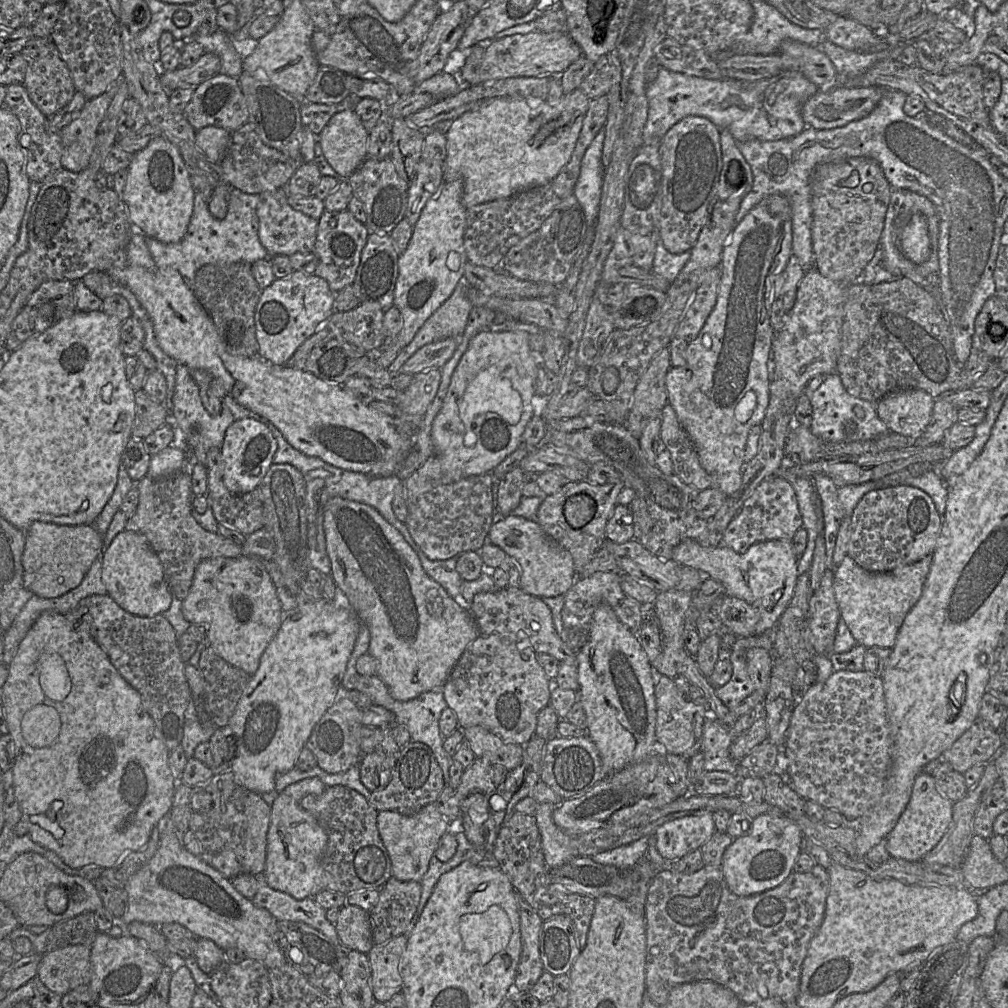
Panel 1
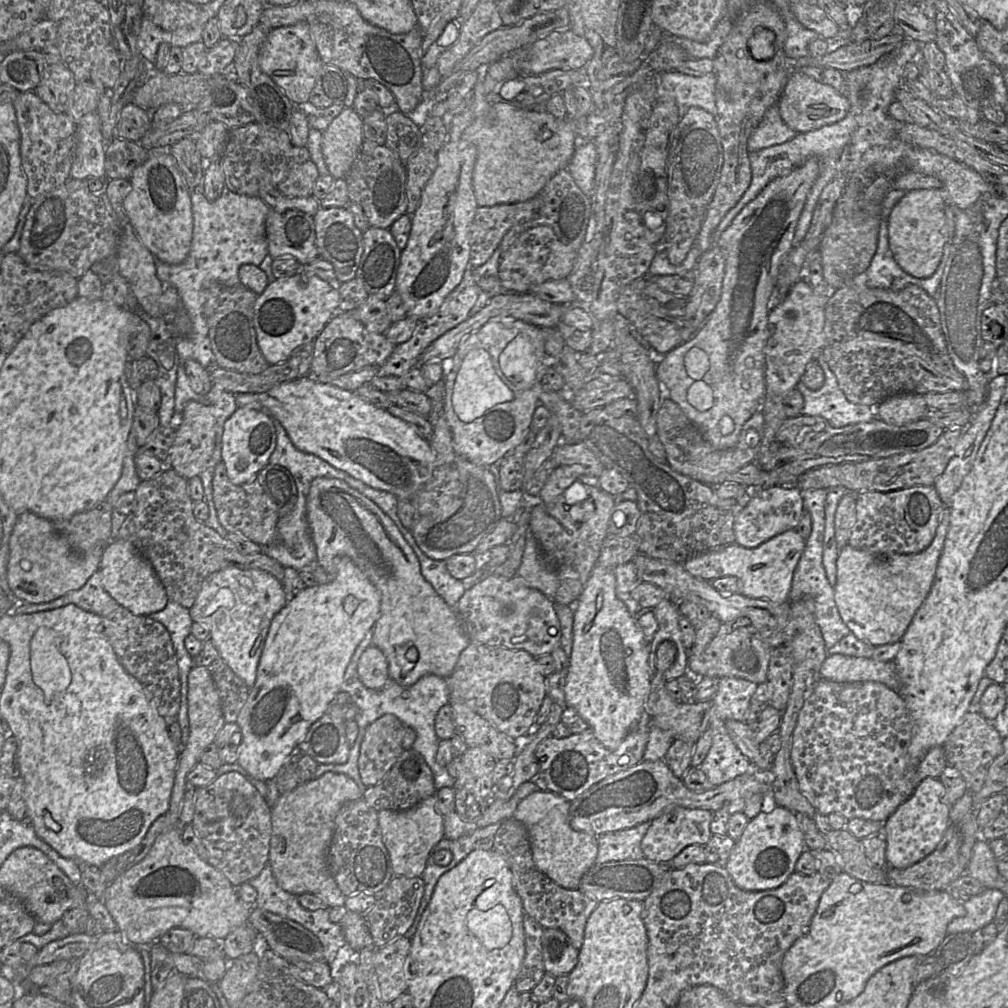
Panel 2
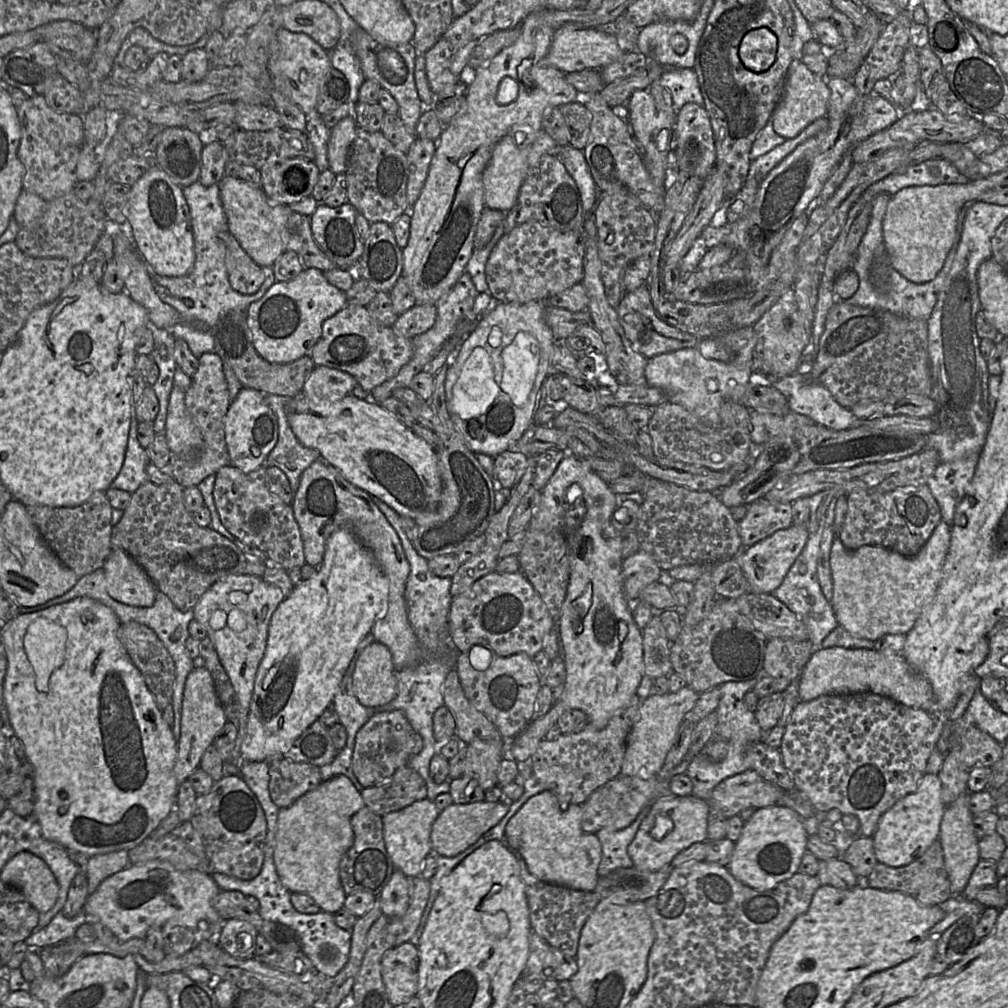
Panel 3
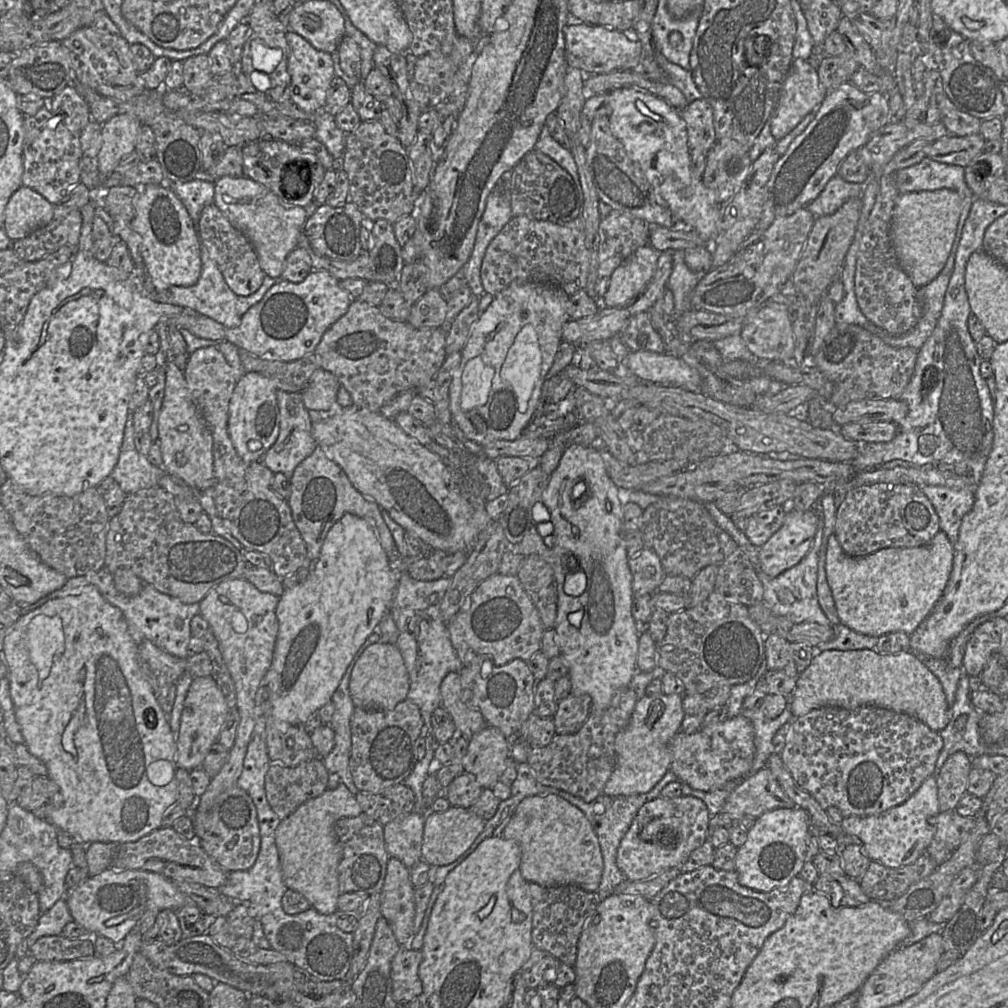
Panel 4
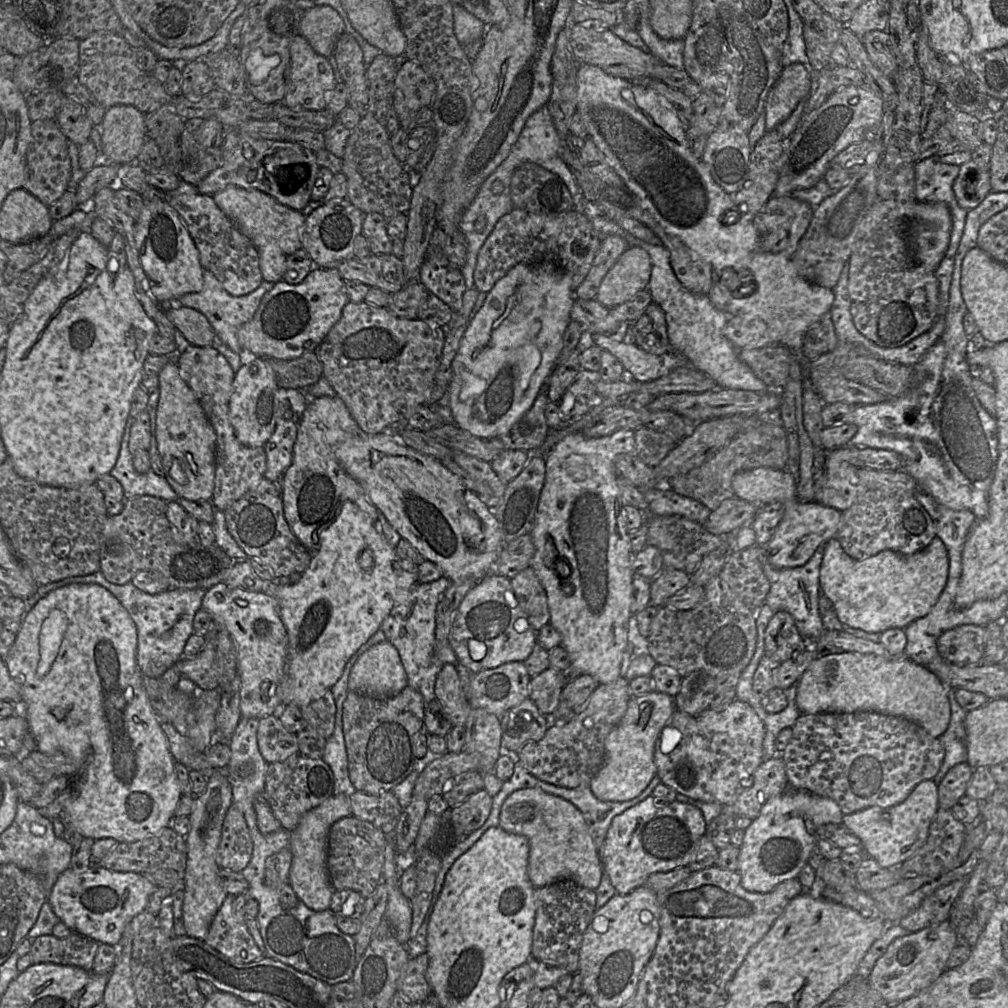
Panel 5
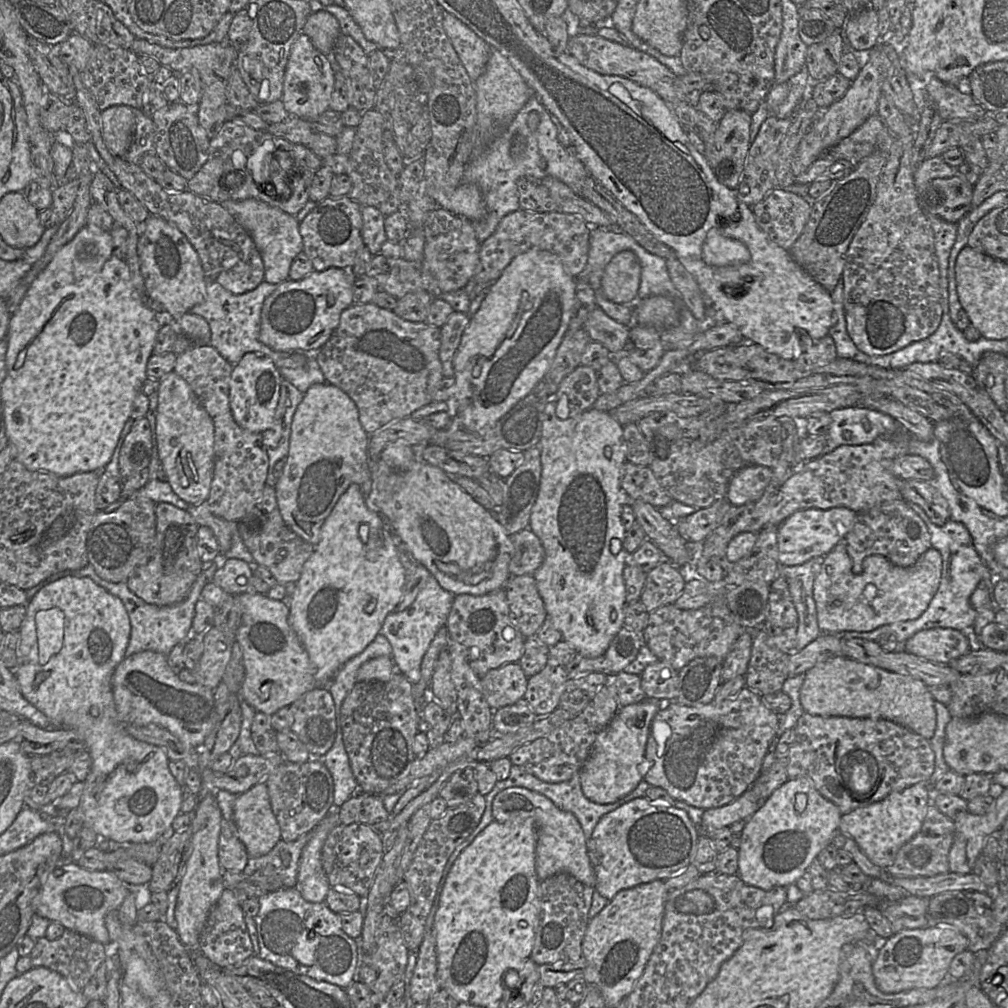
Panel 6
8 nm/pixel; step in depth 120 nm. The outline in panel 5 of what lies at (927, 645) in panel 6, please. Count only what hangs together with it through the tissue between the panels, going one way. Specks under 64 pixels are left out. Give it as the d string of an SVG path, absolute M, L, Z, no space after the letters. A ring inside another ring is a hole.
M961 625L943 632L937 650L947 662L957 666L977 665L983 661L985 629L979 625Z

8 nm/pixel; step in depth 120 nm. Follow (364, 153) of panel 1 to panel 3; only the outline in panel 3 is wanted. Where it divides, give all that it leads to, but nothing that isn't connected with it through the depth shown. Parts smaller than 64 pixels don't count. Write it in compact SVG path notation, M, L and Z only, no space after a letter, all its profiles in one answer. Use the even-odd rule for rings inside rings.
M354 116L340 120L332 129L328 142L329 169L335 174L345 174L350 147L356 137L358 125Z

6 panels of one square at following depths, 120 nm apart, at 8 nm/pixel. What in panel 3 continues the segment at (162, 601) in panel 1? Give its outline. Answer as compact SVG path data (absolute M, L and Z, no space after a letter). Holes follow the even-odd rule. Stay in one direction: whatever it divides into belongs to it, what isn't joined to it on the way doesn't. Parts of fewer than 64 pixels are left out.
M112 549L102 569L111 598L133 607L151 607L154 604L156 586L128 553Z

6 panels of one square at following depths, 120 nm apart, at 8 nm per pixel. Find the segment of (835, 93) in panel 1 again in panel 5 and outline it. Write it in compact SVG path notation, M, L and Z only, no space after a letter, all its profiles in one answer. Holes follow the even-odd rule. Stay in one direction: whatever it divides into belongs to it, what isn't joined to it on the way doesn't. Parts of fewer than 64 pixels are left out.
M802 63L784 67L766 99L766 131L776 129L801 100L807 99L811 88L810 70Z

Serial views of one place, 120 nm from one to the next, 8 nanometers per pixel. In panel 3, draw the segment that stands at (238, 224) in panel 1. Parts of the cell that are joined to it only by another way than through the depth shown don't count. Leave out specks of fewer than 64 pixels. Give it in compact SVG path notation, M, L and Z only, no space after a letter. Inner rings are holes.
M199 181L182 189L184 198L188 204L191 215L191 226L194 238L195 262L193 270L181 277L165 277L155 273L150 264L146 264L147 272L152 280L155 291L159 298L173 306L182 316L182 322L174 325L170 330L175 338L181 338L186 341L192 353L199 358L202 354L213 352L215 350L215 326L218 322L231 311L246 311L249 305L259 300L267 290L276 282L272 266L261 267L264 274L264 282L260 289L251 295L244 295L235 291L229 282L227 269L225 266L226 246L220 238L221 233L229 231L227 217L225 215L222 202L219 195L218 184L204 186ZM193 320L204 321L208 325L207 330L195 330L188 323Z

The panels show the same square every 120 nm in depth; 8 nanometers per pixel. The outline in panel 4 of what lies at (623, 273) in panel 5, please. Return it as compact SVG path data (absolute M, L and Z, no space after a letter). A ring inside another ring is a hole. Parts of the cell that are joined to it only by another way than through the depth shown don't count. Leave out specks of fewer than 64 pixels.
M650 244L635 250L611 274L601 305L621 306L637 295L653 276L659 254Z

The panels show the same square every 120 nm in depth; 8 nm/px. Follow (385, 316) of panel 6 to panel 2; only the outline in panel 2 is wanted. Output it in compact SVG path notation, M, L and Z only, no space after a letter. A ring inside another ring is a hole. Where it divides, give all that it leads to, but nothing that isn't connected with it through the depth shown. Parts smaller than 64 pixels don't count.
M337 312L313 341L310 374L321 382L330 383L348 372L369 366L382 366L395 348L385 334L369 331L352 312Z

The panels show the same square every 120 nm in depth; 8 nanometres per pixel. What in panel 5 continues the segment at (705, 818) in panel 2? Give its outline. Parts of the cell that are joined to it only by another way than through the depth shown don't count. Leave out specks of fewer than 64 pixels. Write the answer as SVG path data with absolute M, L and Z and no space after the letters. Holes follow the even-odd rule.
M649 796L615 816L598 853L616 894L626 895L643 886L653 873L687 866L694 859L706 828L699 808L662 797Z

